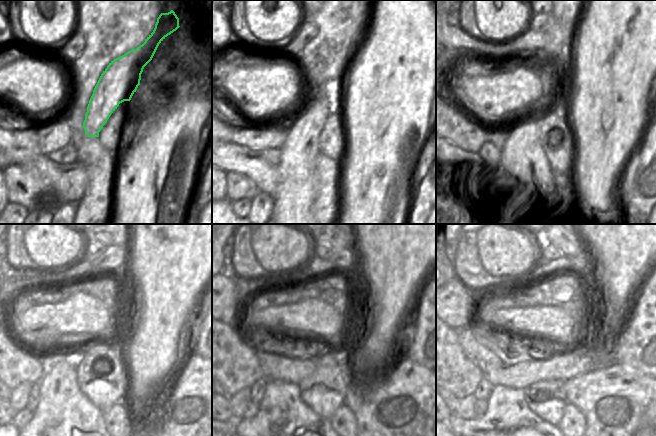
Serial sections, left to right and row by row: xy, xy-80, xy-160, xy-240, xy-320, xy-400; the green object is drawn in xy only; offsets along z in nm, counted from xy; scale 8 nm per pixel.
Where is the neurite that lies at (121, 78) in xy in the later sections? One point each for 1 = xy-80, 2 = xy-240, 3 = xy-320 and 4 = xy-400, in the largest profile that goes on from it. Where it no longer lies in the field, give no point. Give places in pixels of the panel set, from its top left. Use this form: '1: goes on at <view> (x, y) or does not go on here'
1: goes on at xy-80 (293, 202)
2: goes on at xy-240 (66, 427)
3: goes on at xy-320 (284, 427)
4: goes on at xy-400 (509, 425)

